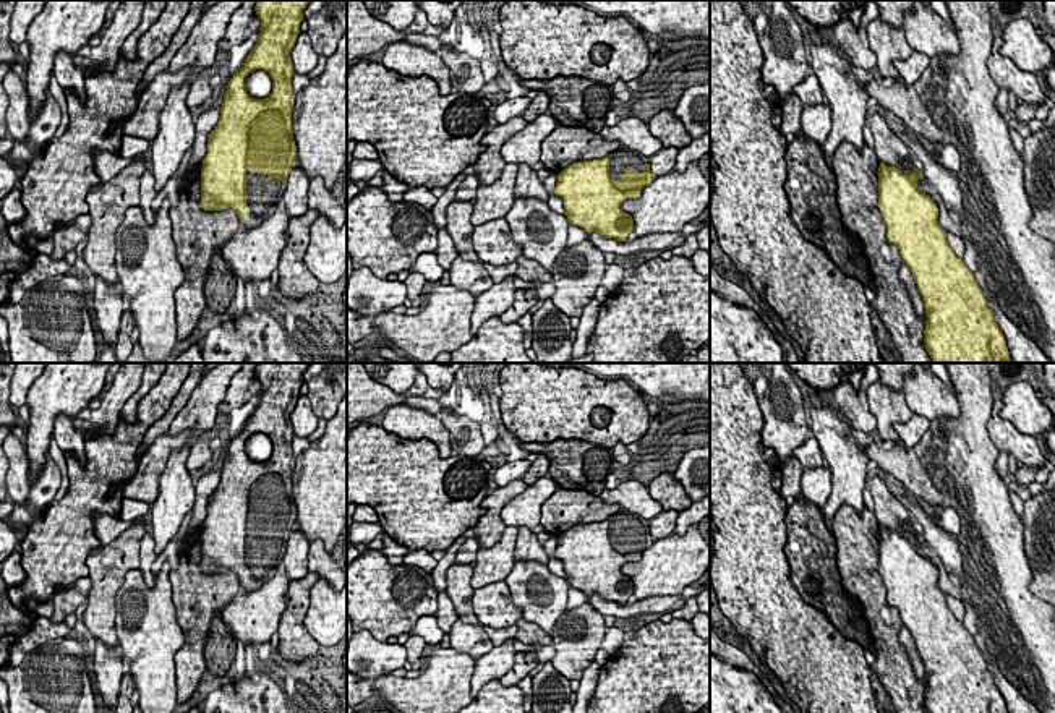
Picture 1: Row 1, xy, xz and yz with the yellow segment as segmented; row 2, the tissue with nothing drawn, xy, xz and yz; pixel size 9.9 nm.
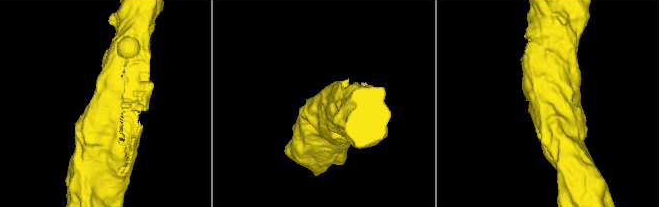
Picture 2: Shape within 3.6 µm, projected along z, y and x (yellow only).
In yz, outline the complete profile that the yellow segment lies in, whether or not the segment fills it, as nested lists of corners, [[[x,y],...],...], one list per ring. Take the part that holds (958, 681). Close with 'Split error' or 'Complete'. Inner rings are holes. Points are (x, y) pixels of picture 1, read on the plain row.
[[[880,527],[878,570],[886,587],[886,603],[898,609],[924,663],[927,677],[924,708],[927,713],[1008,713],[974,637],[948,609],[946,595],[937,587],[937,567],[917,553],[920,536],[914,530],[909,540],[896,530]]]. Complete

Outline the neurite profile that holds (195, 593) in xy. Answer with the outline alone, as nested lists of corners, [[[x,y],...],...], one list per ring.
[[[201,530],[186,533],[178,566],[170,569],[172,601],[185,643],[175,655],[177,703],[185,703],[198,687],[204,671],[204,645],[216,613],[240,591],[235,572],[204,574],[201,570]]]

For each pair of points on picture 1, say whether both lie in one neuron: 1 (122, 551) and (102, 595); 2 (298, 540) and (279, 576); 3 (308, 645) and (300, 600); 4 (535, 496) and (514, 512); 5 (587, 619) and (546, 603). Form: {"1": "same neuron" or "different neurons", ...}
{"1": "same neuron", "2": "different neurons", "3": "same neuron", "4": "same neuron", "5": "different neurons"}

